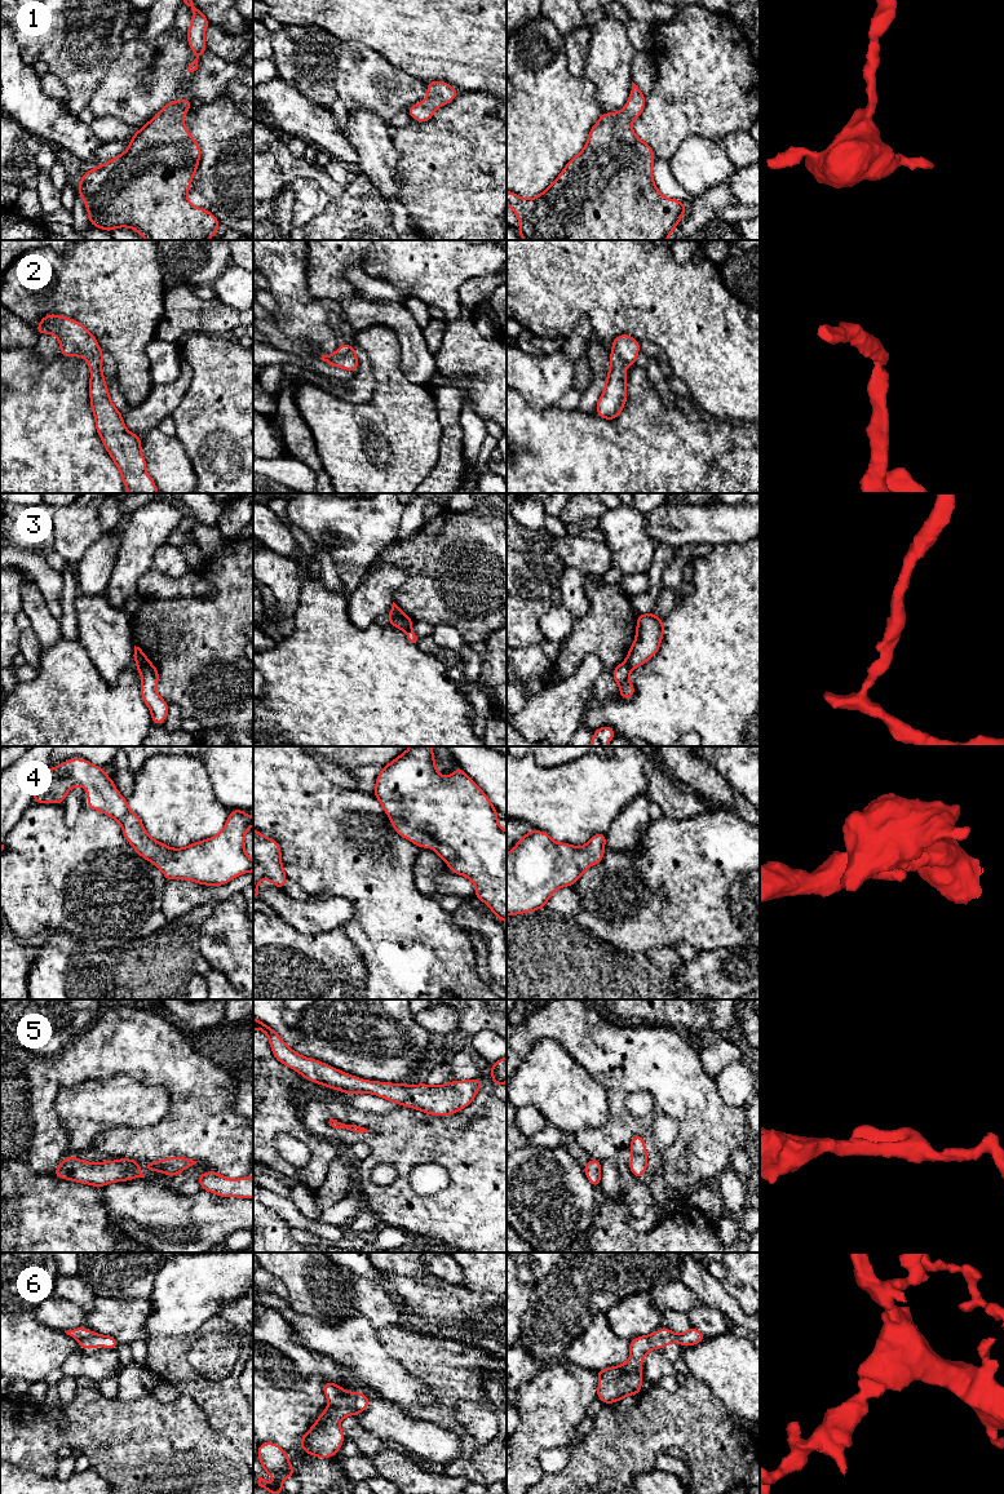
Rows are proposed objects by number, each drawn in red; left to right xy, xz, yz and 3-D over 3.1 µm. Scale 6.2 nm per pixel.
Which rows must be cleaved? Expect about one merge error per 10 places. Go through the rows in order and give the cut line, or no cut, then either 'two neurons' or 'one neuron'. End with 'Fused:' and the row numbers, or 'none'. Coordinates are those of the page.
1: cut none; one neuron
2: cut none; one neuron
3: cut xz (389, 613), (403, 617), (408, 628); two neurons
4: cut none; one neuron
5: cut none; one neuron
6: cut none; one neuron
Fused: 3

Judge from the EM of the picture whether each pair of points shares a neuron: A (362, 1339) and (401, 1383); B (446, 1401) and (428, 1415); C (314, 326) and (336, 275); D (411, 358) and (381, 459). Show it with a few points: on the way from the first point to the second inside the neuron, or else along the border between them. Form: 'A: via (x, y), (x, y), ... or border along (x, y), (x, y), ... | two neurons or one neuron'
A: via (367, 1350), (390, 1373) | one neuron
B: via (442, 1406), (433, 1414) | one neuron
C: border along (305, 270), (308, 289), (317, 300) | two neurons
D: border along (399, 347), (402, 373), (410, 381), (428, 388) | two neurons

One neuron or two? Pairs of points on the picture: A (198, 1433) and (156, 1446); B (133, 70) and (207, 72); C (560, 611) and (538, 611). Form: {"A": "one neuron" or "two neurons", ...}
{"A": "one neuron", "B": "one neuron", "C": "two neurons"}

